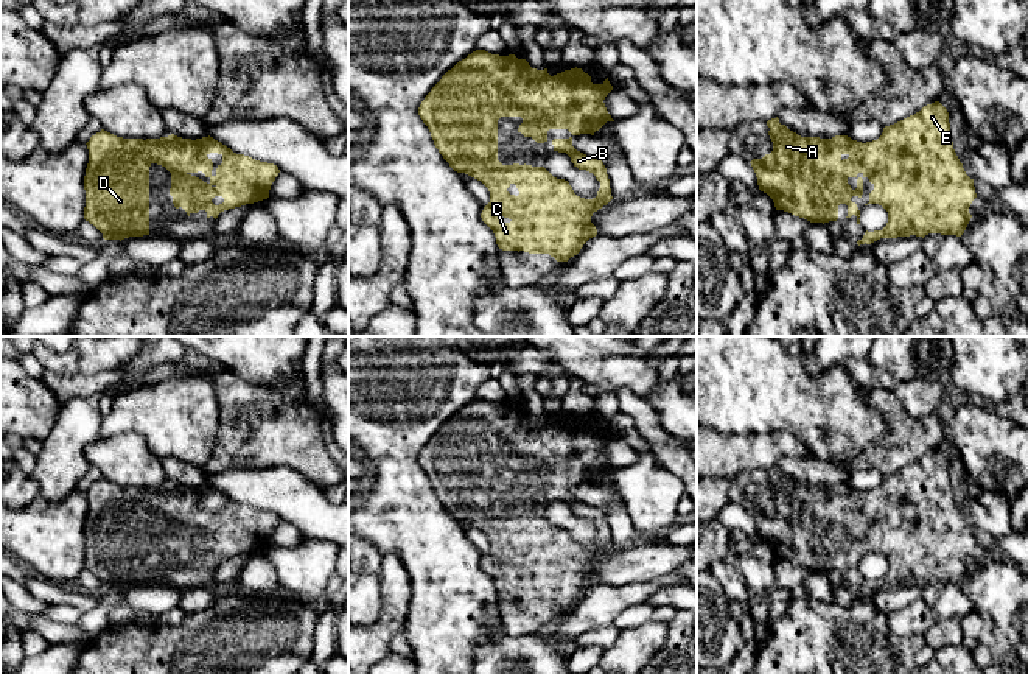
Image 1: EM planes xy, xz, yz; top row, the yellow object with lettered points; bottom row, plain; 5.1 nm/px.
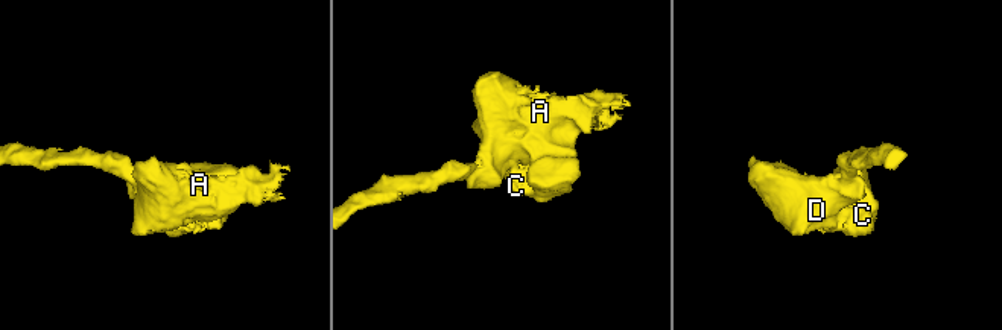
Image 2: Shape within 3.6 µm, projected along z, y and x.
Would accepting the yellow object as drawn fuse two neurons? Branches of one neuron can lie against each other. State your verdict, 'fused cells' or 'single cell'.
single cell

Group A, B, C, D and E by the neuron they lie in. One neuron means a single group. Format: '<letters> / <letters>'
A B C D E

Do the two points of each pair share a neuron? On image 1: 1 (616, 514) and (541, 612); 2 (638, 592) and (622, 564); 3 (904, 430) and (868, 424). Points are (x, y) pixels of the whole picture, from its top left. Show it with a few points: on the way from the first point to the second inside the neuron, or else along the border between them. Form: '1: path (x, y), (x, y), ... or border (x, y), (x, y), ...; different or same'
1: border (602, 511), (613, 545); different
2: border (669, 573), (635, 582), (597, 584); different
3: border (865, 399), (887, 419), (888, 431), (862, 452); different

